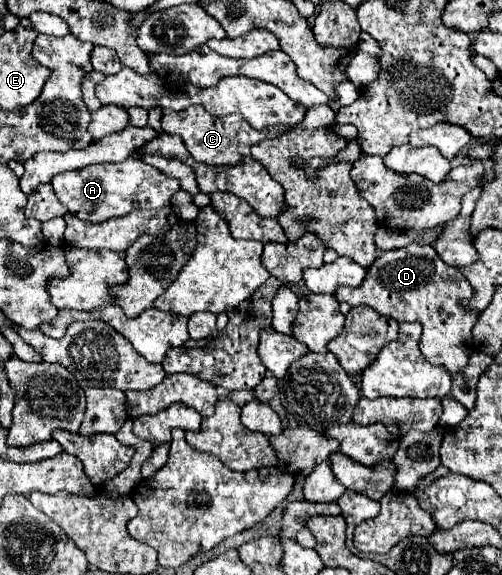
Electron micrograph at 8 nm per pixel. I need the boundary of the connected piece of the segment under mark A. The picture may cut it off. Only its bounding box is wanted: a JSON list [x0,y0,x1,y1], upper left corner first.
[52,157,180,223]

